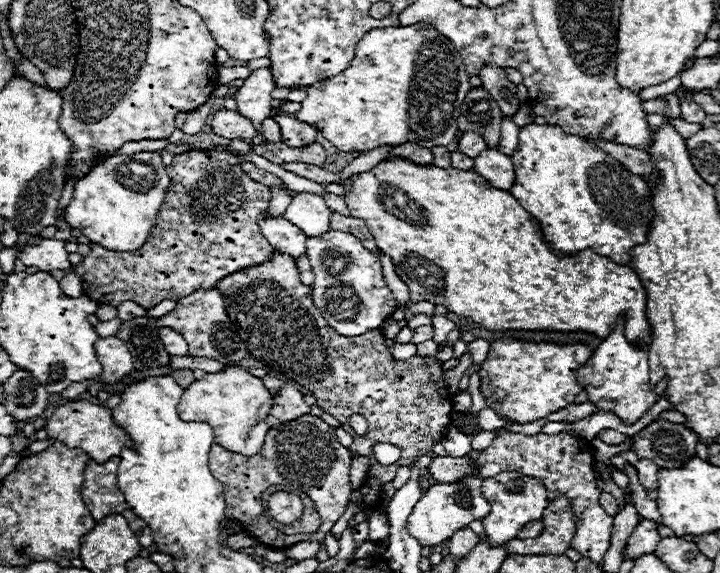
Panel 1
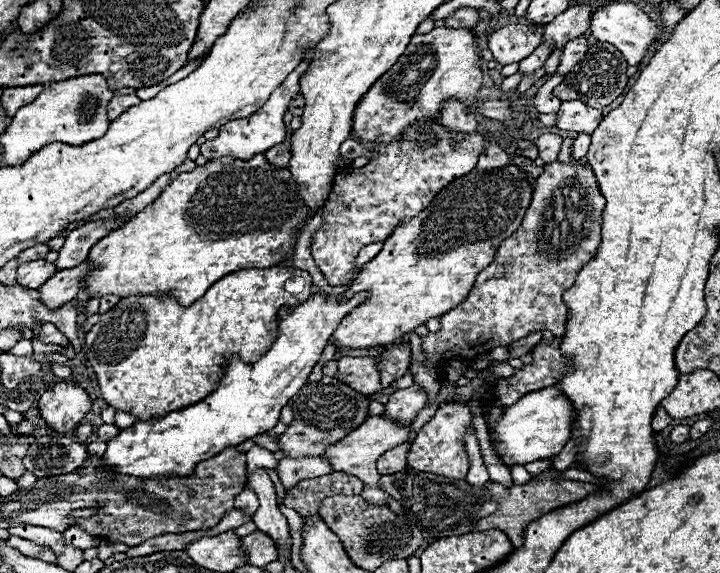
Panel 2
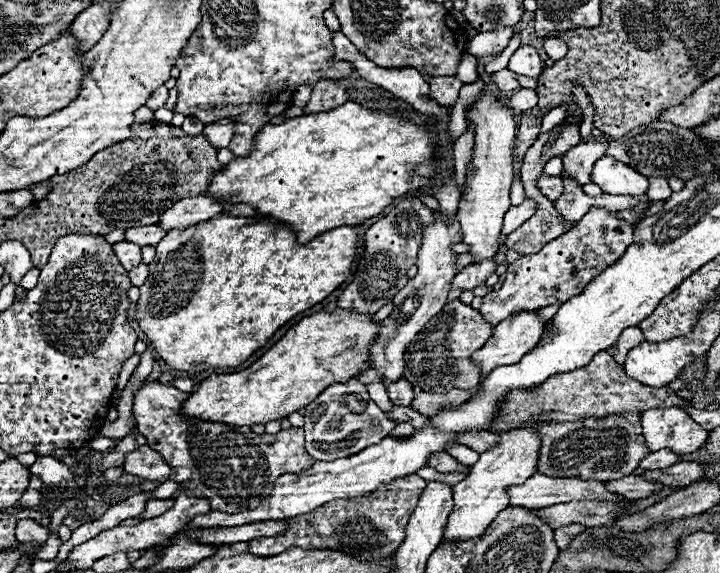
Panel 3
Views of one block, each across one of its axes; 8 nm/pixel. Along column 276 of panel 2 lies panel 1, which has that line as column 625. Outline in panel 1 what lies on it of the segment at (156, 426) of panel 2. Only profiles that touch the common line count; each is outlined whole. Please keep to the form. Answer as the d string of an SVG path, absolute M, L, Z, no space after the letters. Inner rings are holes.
M618 324L612 334L608 334L592 358L578 368L578 382L584 384L584 390L590 396L590 402L598 406L598 410L616 412L626 424L634 424L644 412L652 408L658 400L656 388L650 386L650 368L648 368L648 346L636 346L624 336L624 324ZM610 400L610 402L602 402Z

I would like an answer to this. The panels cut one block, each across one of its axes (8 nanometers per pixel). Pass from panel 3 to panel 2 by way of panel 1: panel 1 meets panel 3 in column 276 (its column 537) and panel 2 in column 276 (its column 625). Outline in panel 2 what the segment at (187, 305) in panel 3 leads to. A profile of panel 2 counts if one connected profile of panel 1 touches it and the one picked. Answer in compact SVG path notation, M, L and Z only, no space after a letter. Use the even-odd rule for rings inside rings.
M286 266L272 268L246 268L232 272L218 280L208 292L190 306L182 306L174 296L128 296L122 298L112 310L100 316L92 330L84 338L88 360L98 376L98 384L104 400L140 418L156 418L156 414L168 414L168 410L180 410L192 402L200 402L208 392L216 388L220 374L230 356L240 356L244 362L256 360L274 341L271 330L276 330L278 310L282 306L296 308L312 294L310 274Z

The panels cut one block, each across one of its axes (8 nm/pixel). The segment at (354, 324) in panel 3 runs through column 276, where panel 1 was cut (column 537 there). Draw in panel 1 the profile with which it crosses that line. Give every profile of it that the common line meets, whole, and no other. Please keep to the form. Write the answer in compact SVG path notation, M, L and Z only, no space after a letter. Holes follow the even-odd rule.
M496 340L490 344L488 358L480 364L480 388L486 406L506 416L512 422L534 422L558 412L582 392L576 380L578 366L586 364L592 350L582 344L554 344L554 342L526 342L526 340Z

